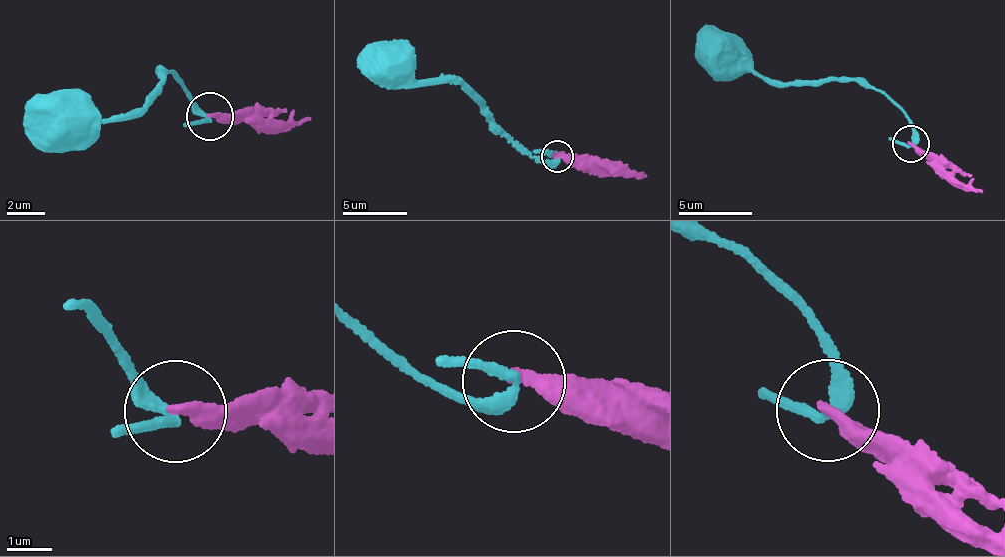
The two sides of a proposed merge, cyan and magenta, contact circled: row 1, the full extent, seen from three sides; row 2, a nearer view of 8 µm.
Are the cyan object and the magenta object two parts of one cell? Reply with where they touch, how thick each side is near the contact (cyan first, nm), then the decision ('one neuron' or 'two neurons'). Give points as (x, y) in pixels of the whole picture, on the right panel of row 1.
at (911, 144); 240 nm thick on the cyan side, 320 nm on the other; two neurons

